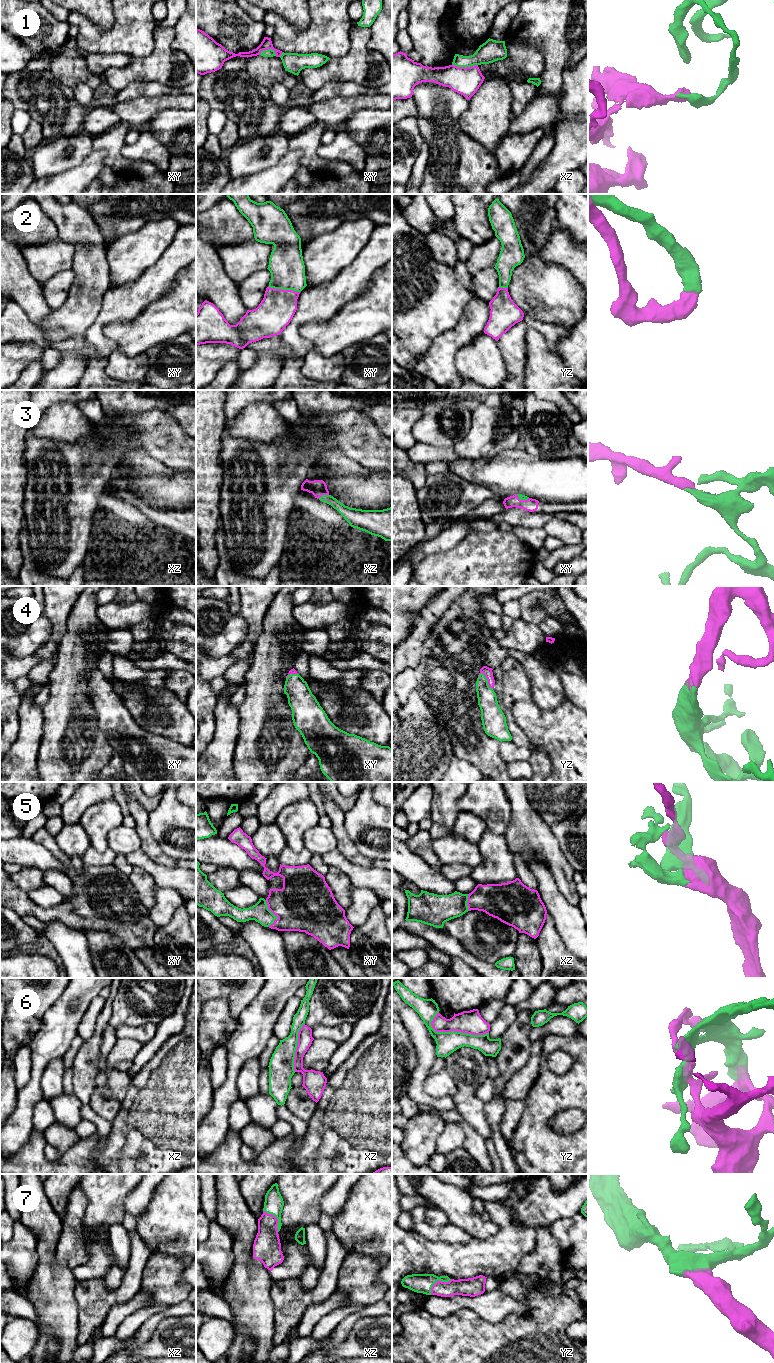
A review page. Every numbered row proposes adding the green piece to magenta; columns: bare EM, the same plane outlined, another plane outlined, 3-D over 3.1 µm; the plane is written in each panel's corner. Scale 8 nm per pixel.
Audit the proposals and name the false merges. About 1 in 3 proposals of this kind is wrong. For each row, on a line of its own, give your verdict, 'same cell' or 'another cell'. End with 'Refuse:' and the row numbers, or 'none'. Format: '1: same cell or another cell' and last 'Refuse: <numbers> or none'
1: another cell
2: same cell
3: same cell
4: same cell
5: same cell
6: another cell
7: same cell
Refuse: 1, 6

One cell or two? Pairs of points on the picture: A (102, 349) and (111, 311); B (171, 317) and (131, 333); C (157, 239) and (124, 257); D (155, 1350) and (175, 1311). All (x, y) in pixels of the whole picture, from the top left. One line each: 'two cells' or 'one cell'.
A: one cell
B: one cell
C: one cell
D: two cells

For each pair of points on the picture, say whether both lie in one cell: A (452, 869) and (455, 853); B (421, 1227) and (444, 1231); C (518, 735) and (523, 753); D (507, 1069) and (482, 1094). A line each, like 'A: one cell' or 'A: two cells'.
A: two cells
B: one cell
C: two cells
D: two cells

